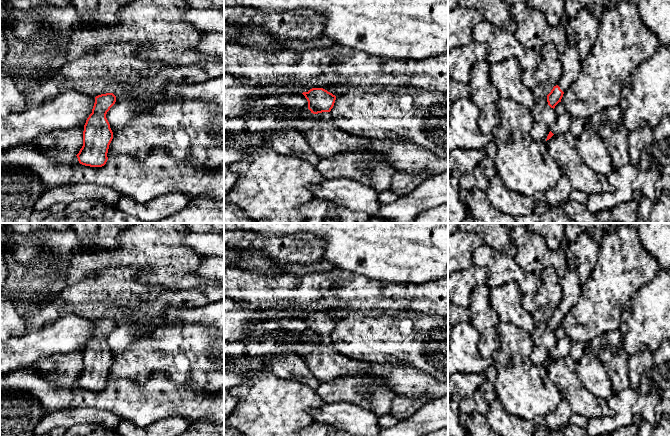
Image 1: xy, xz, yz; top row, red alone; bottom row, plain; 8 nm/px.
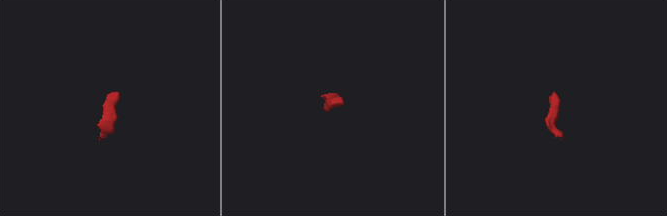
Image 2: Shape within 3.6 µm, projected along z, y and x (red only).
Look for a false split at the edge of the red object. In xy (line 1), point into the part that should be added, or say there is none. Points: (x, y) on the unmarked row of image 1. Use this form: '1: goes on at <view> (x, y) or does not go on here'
1: does not go on here

